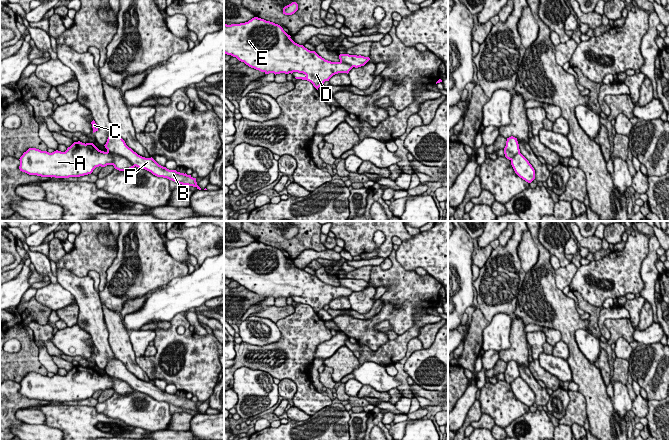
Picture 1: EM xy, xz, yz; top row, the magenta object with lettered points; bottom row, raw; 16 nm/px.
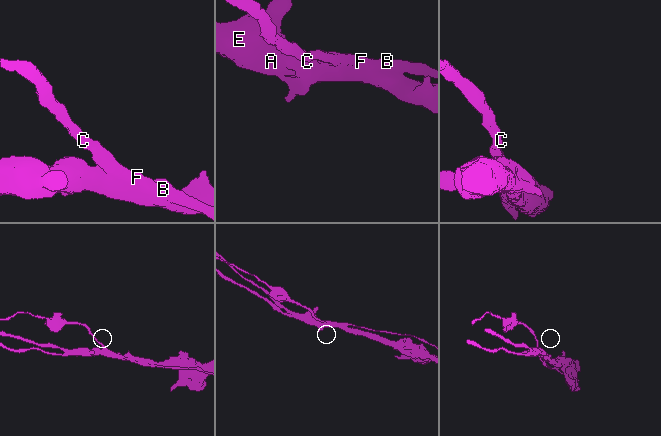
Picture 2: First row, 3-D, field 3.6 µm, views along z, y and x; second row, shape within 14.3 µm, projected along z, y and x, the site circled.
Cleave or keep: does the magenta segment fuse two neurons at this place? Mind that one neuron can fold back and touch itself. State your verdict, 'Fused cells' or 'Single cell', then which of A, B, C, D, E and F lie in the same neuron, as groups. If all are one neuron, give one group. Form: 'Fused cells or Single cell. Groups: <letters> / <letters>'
Fused cells. Groups: A D E / B C F

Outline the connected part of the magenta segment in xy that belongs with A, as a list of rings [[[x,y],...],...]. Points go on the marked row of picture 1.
[[[74,142],[65,152],[49,153],[29,148],[20,157],[19,169],[29,175],[69,178],[91,174],[96,167],[113,165],[119,171],[135,166],[126,158],[99,150],[93,143]]]

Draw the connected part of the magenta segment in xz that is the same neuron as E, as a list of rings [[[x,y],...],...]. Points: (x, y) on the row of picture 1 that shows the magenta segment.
[[[254,17],[248,22],[240,24],[224,24],[224,53],[236,57],[251,68],[264,72],[274,73],[303,73],[305,77],[296,79],[307,80],[318,88],[325,81],[338,73],[349,73],[353,68],[344,62],[331,62],[319,56],[315,51],[310,51],[303,45],[295,43],[283,28],[270,21]]]

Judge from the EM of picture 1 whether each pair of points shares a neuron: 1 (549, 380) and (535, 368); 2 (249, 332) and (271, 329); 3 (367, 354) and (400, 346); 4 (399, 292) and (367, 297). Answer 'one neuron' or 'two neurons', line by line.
1: one neuron
2: one neuron
3: one neuron
4: two neurons

